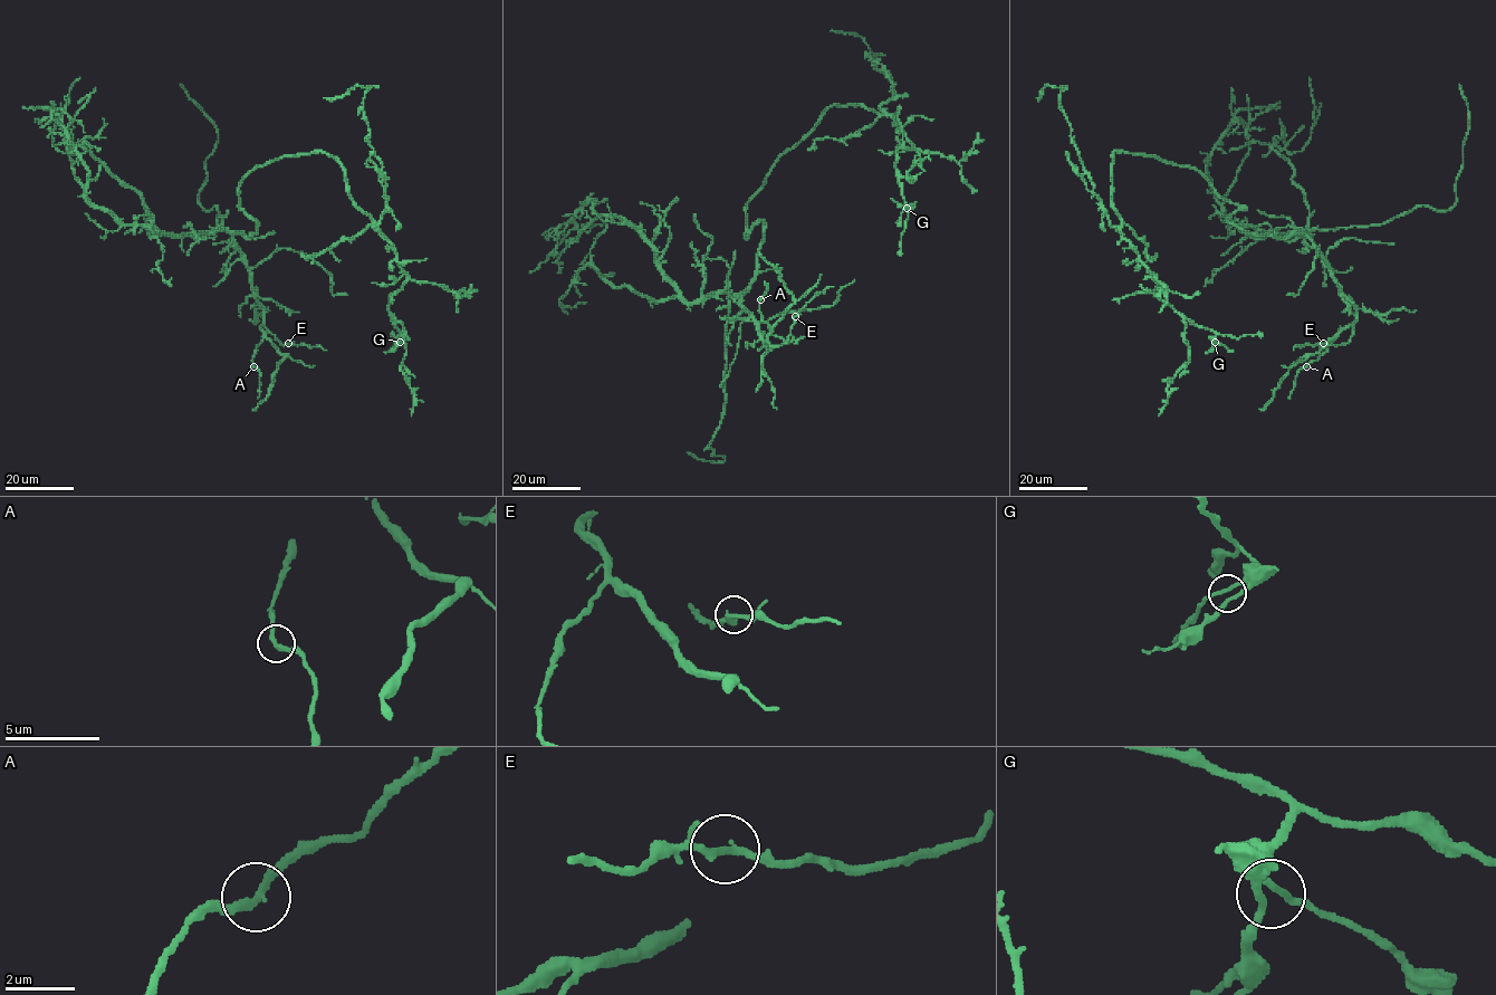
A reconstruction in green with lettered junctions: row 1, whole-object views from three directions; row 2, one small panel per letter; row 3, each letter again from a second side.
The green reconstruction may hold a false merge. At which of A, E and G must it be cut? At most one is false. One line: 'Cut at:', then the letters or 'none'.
Cut at: none

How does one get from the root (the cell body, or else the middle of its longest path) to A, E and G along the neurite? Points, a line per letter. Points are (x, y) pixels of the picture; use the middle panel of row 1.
A: (746, 214), (746, 235), (761, 220), (764, 236), (757, 271), (740, 304), (770, 350), (770, 328), (759, 299)
E: (746, 214), (746, 235), (761, 220), (764, 236), (757, 271), (740, 304), (770, 350), (787, 341), (794, 316)
G: (746, 214), (772, 165), (826, 109), (849, 105), (889, 113), (913, 147), (897, 151), (907, 208)

